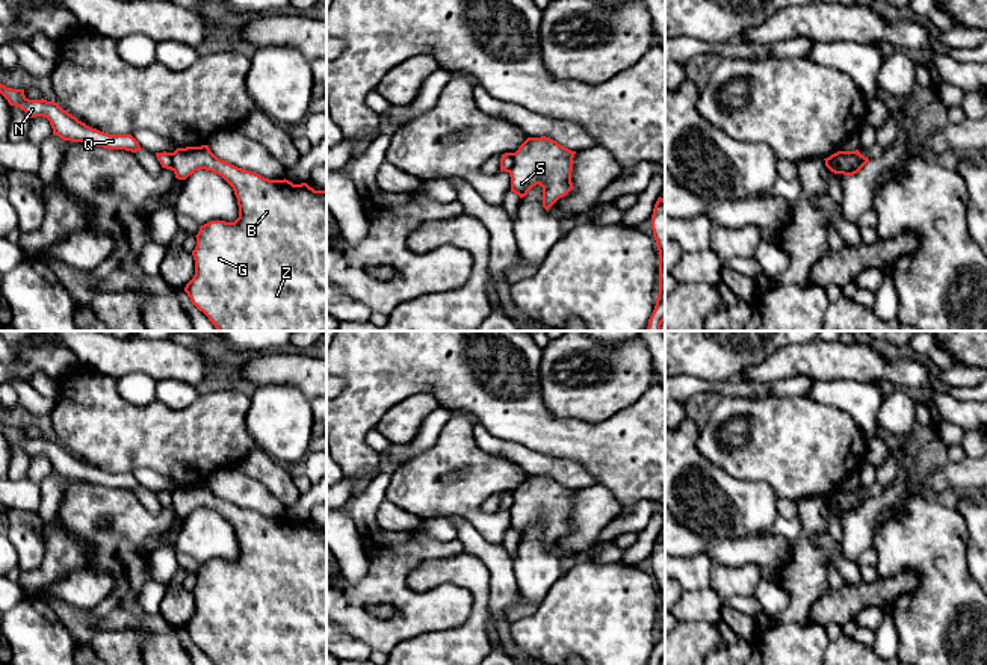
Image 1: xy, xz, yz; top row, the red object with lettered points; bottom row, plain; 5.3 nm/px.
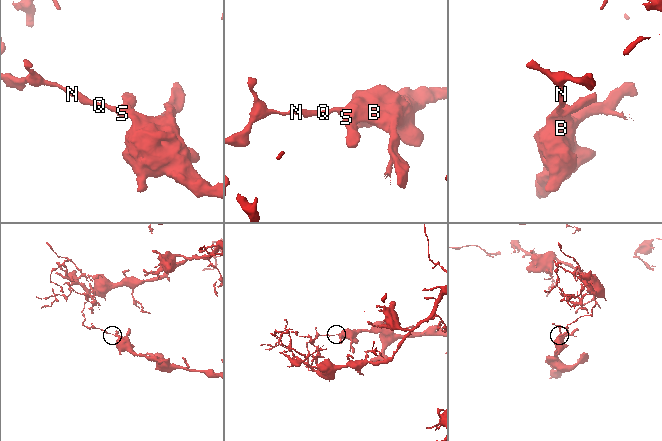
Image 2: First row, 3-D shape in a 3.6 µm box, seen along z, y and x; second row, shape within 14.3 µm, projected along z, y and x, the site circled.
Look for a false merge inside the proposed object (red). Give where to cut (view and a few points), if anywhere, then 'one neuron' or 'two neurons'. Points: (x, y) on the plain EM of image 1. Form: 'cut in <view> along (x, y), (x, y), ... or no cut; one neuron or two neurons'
cut in yz along (838, 491), (835, 511); two neurons

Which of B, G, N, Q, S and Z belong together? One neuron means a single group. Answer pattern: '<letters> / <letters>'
B G S Z / N Q

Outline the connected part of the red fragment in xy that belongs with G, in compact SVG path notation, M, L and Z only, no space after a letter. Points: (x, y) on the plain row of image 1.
M186 485L172 491L172 509L175 517L186 518L198 508L212 509L221 514L234 529L239 544L239 556L234 561L210 559L200 565L196 585L192 589L195 598L195 614L186 623L184 630L192 642L203 650L215 665L326 665L326 529L314 529L307 521L293 523L289 518L269 518L255 511L237 506L218 497L209 487Z

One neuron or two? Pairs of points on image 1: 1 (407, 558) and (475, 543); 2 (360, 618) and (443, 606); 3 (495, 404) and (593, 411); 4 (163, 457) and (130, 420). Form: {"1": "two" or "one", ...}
{"1": "two", "2": "one", "3": "two", "4": "one"}

